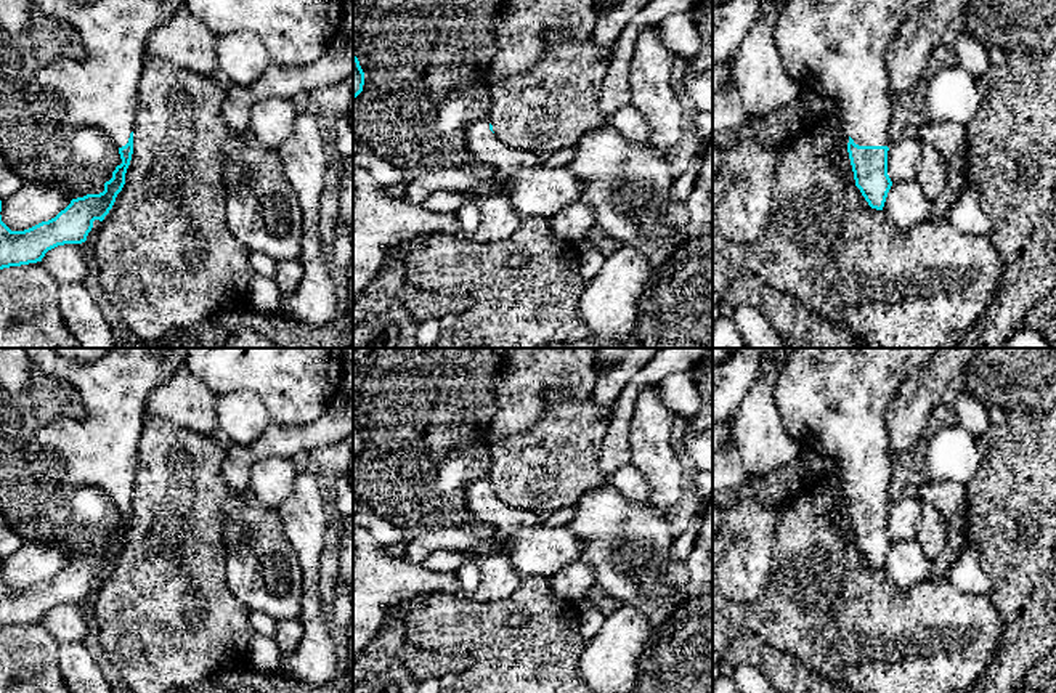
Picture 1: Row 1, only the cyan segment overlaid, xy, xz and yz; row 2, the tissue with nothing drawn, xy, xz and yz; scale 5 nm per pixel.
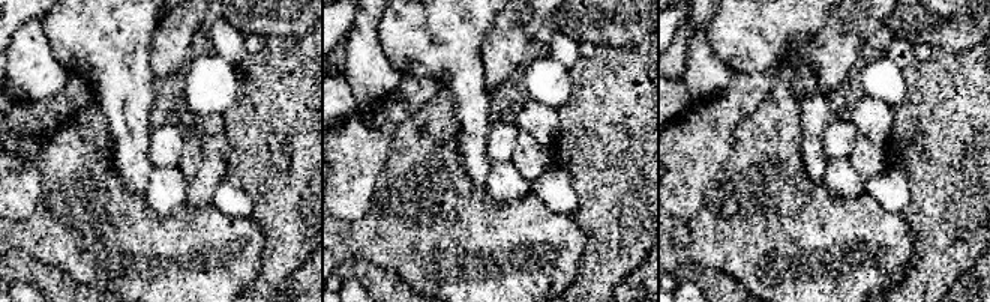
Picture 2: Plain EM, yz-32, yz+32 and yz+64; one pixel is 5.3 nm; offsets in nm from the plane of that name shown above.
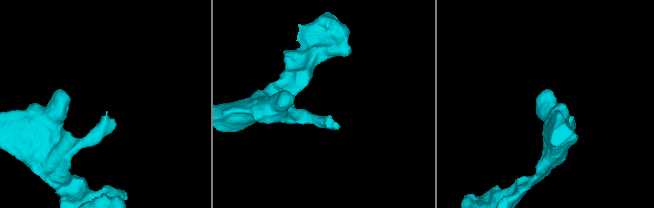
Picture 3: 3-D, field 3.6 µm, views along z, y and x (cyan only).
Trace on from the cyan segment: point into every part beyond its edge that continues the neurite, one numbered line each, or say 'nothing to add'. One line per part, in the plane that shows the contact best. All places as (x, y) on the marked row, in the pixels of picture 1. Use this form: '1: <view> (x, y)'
1: yz (838, 47)

